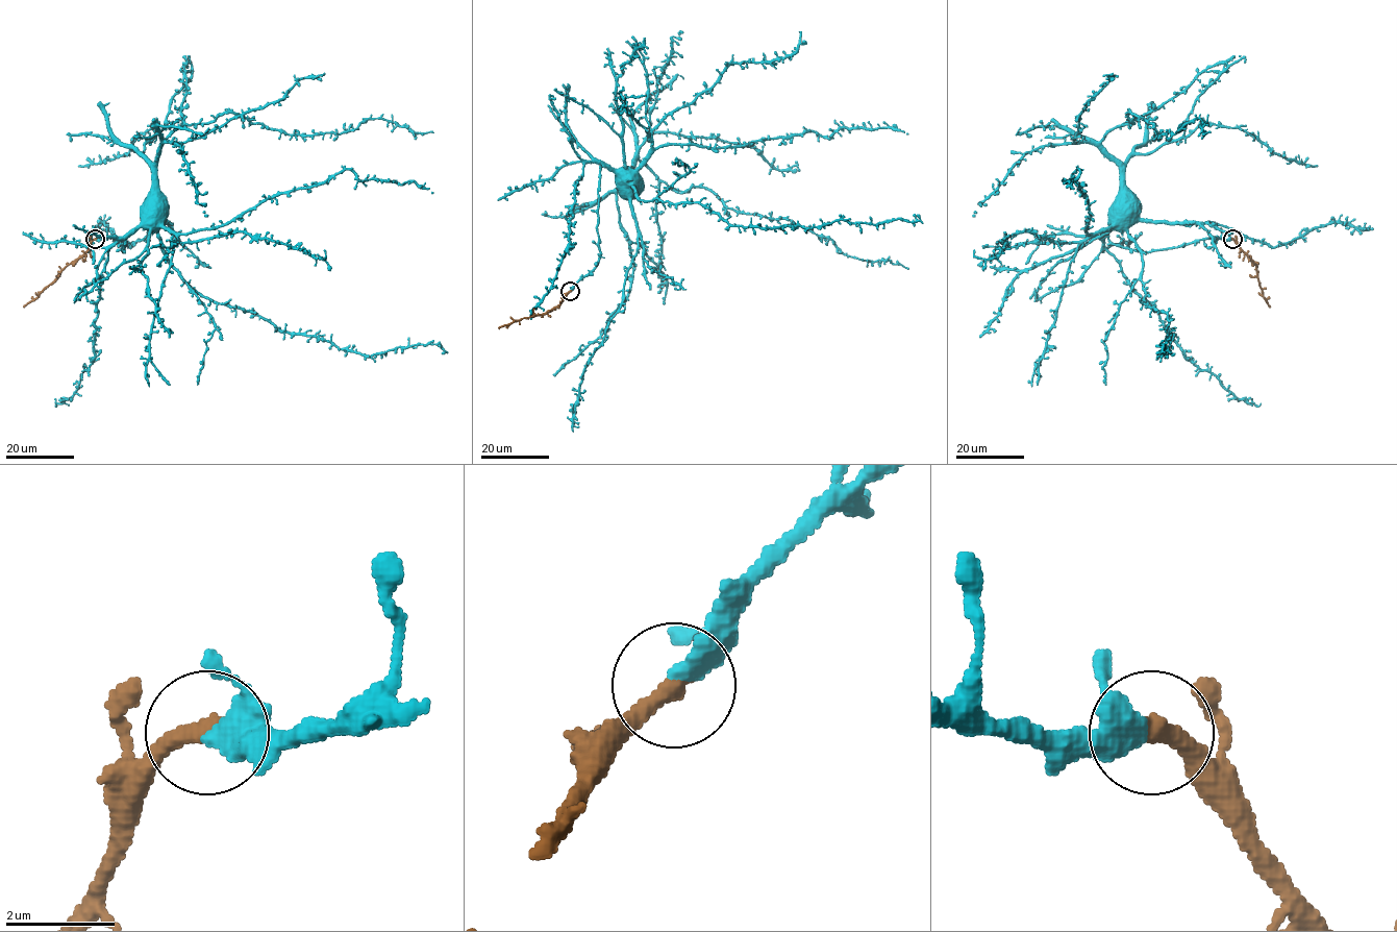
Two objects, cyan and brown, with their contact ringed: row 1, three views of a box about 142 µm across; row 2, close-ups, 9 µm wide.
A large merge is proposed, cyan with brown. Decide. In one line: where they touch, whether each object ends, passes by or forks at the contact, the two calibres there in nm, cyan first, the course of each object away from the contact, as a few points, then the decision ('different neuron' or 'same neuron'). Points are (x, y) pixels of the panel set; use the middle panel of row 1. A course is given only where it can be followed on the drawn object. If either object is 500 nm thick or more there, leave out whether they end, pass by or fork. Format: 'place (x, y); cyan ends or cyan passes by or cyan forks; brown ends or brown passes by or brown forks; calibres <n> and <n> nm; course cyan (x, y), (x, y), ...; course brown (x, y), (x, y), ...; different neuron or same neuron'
place (570, 291); cyan ends; brown ends; calibres 480 and 360 nm; course cyan (571, 290), (599, 256), (602, 167), (627, 177), (638, 160), (678, 192), (708, 188), (728, 209), (908, 268); course brown (571, 291), (548, 312), (499, 328); same neuron

